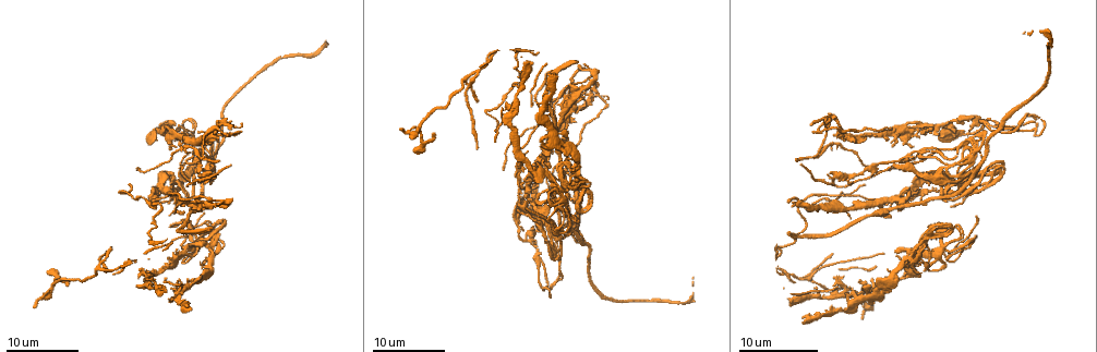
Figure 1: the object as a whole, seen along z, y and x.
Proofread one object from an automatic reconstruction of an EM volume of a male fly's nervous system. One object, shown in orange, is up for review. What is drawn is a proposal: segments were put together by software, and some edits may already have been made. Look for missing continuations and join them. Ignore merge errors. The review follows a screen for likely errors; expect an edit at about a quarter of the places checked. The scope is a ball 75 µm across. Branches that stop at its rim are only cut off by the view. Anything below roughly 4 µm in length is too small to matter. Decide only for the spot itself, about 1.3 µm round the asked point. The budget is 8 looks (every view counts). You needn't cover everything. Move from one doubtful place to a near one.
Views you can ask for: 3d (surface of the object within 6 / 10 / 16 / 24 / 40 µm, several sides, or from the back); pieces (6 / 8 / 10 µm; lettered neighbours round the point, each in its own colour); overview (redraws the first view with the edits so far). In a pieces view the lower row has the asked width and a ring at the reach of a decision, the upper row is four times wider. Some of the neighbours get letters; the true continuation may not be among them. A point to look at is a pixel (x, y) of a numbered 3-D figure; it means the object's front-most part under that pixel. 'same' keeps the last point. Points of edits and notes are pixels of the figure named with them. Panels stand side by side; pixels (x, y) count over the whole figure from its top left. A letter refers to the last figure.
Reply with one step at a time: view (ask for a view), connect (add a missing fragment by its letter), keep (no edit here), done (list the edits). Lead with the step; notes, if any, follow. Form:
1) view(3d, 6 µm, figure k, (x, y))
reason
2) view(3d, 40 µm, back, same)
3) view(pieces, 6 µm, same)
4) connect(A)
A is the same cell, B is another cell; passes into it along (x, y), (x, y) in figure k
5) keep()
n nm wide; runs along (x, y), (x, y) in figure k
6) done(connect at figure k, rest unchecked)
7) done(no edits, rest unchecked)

view(3d, 24 µm, figure 1, (952, 207))
thin end

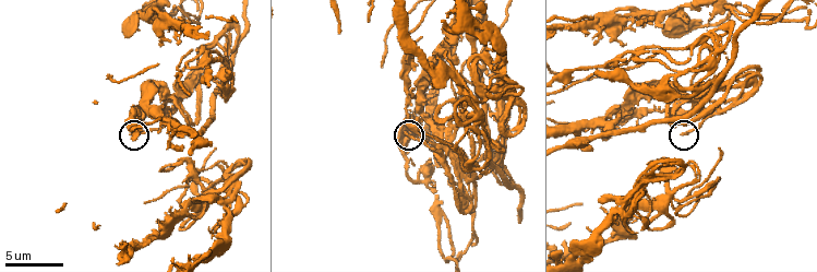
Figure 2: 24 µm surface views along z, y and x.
view(pieces, 8 µm, figure 2, (404, 133))
what lies round it

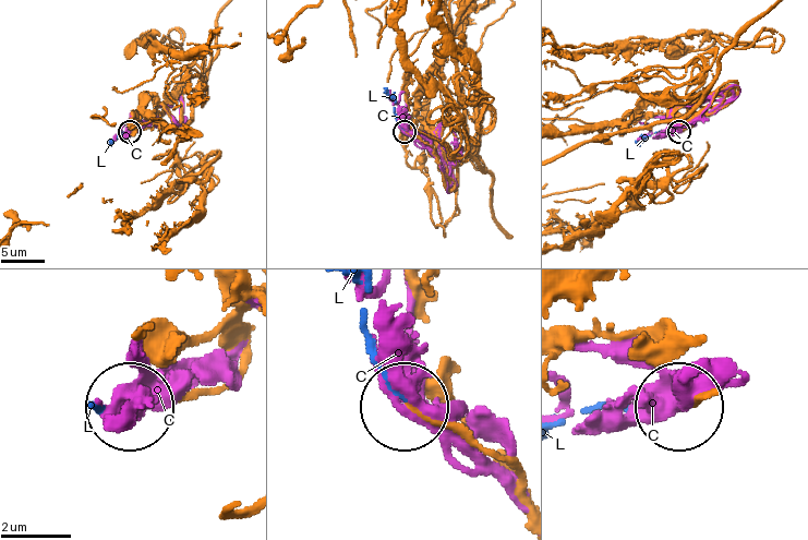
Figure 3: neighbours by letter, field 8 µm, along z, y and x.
connect(L)
L is the same cell, C is another cell; passes into it along (427, 143), (405, 131), (393, 96), (385, 87) in figure 3; it goes on there

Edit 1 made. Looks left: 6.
view(3d, 10 µm, figure 2, (380, 64))
an open end

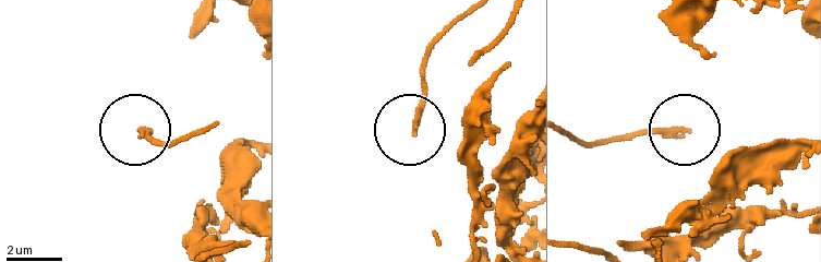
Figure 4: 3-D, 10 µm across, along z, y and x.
view(pieces, 8 µm, figure 4, (417, 129))

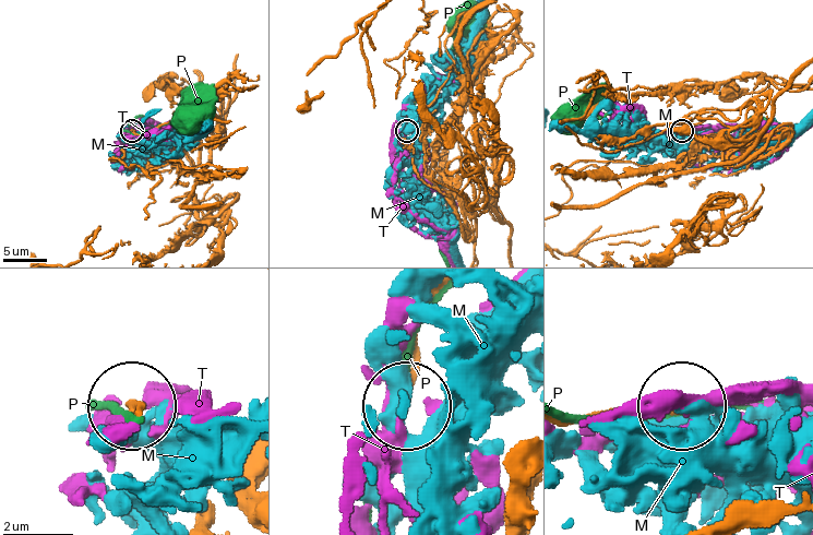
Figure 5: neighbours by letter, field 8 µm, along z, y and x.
keep()
M, P and T are other cells; none of them fits

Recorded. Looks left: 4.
view(overview)

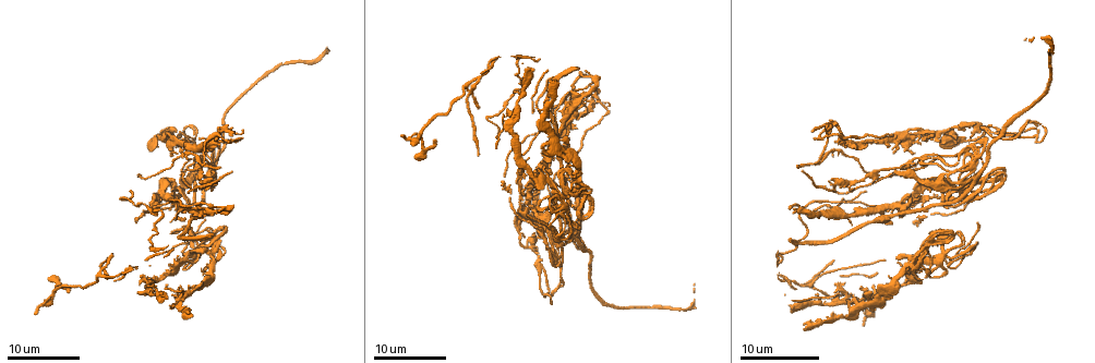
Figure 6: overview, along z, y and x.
view(3d, 16 µm, figure 6, (540, 201))

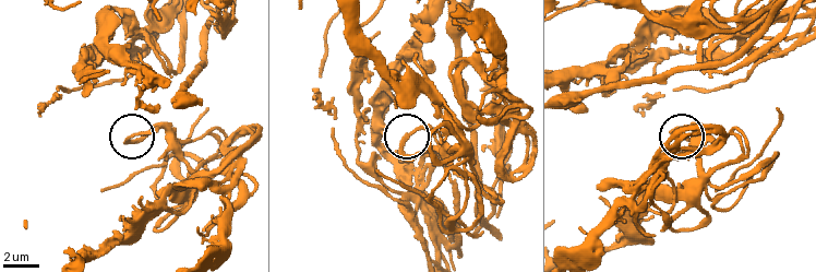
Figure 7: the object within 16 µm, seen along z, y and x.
view(pieces, 10 µm, figure 7, (127, 137))
what lies round it

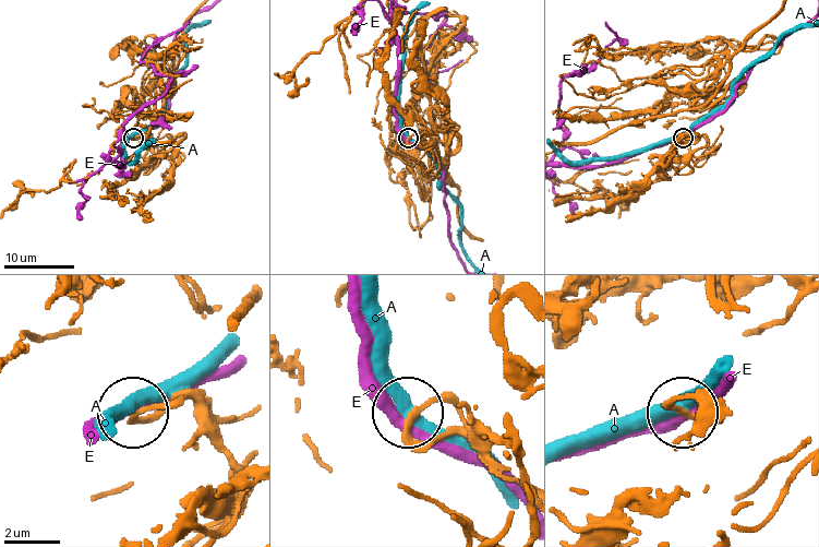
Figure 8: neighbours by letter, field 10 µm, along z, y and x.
keep()
A and E are other cells; none of them fits

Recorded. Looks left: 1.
view(pieces, 6 µm, figure 2, (600, 72))
free end

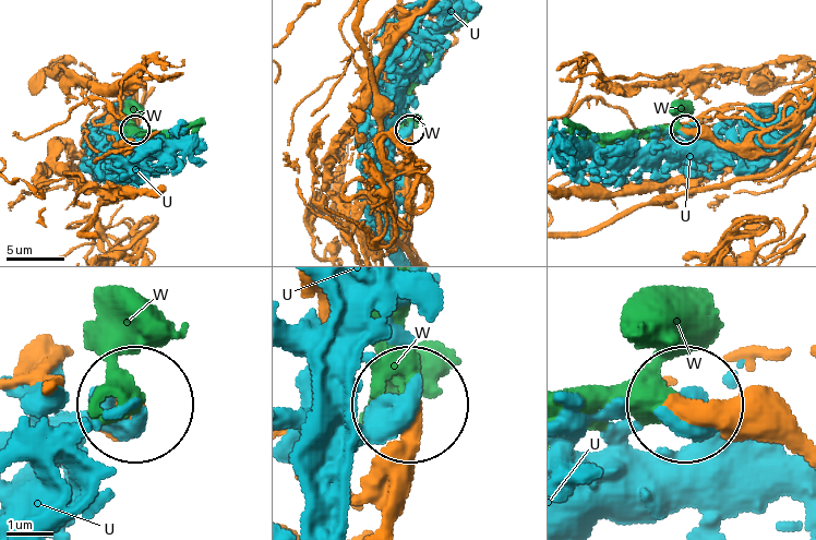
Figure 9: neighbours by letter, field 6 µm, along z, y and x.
connect(W)
W is the same cell, U is another cell; passes into it along (793, 452), (663, 397), (574, 408) in figure 9; the neuron continues

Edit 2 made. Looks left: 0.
done(connect at figure 3, connect at figure 9, rest unchecked)

